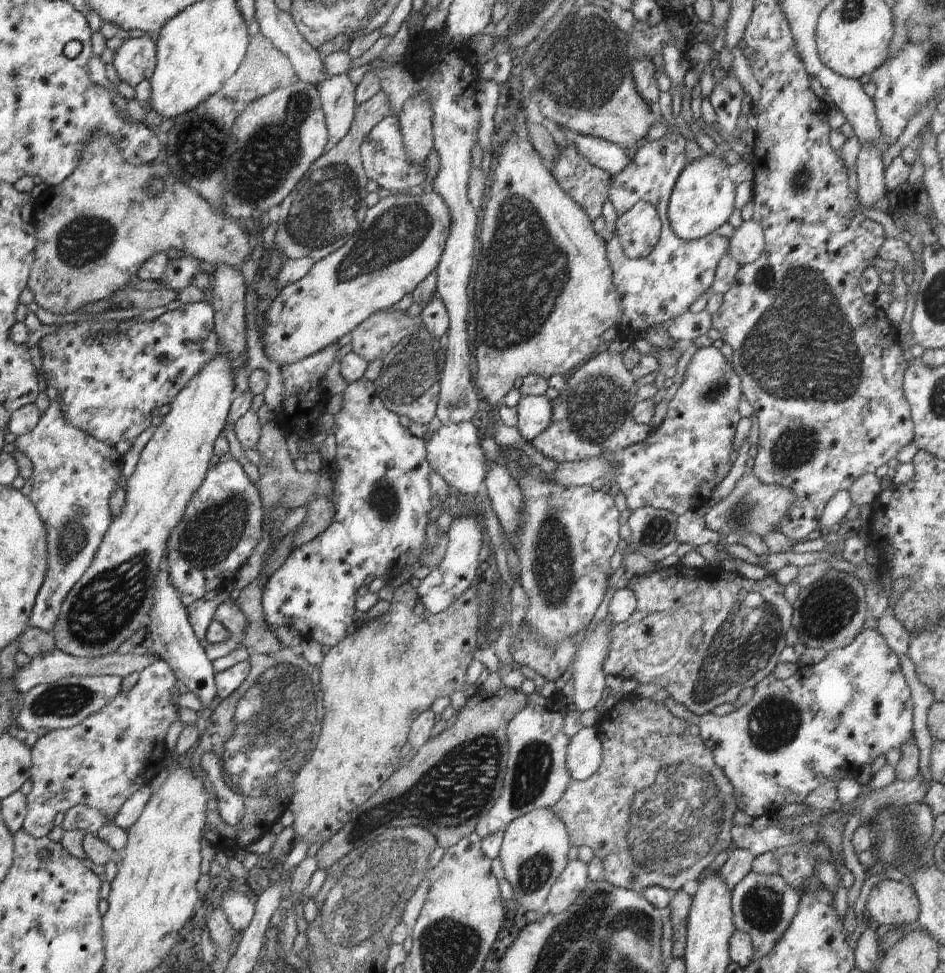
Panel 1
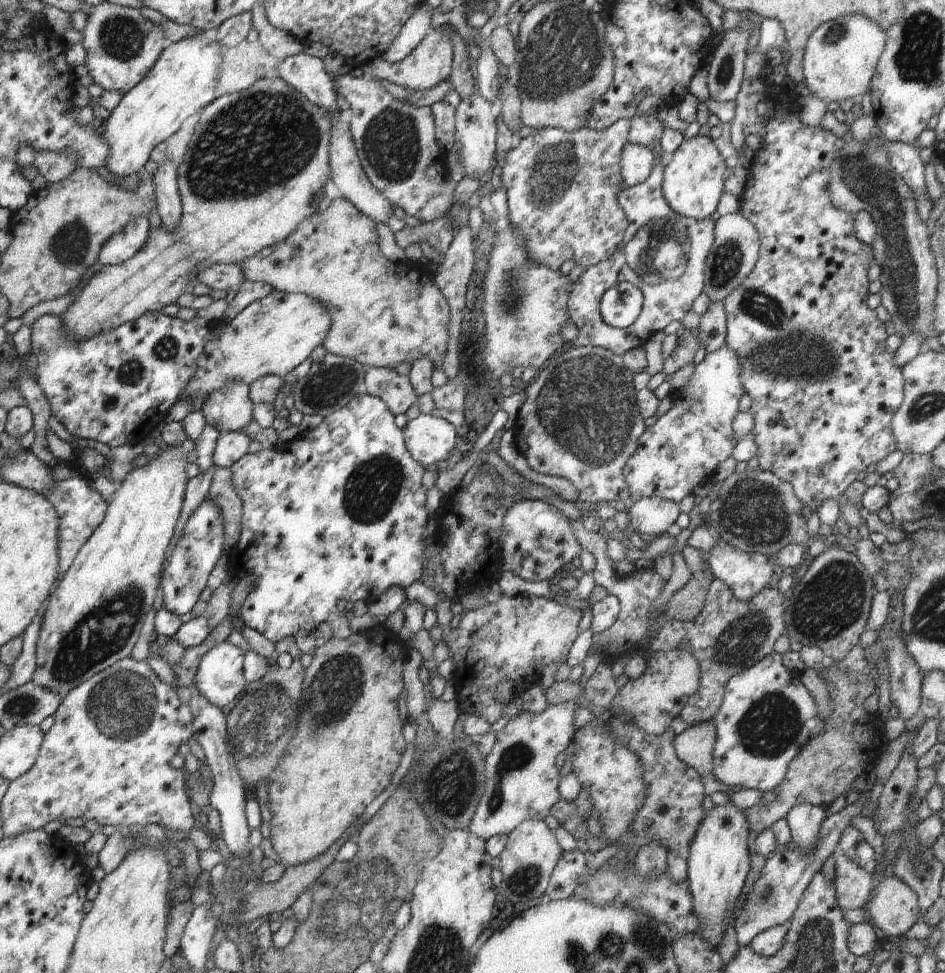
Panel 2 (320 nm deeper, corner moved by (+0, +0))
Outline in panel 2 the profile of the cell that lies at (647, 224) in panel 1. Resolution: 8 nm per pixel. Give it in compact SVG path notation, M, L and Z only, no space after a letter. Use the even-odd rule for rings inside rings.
M618 119L601 131L588 127L575 131L546 127L523 138L516 148L508 151L498 191L506 192L507 224L523 235L523 245L531 263L558 271L566 260L574 260L576 265L588 268L608 260L618 250L629 226L617 194L625 185L620 163L630 127L628 119Z

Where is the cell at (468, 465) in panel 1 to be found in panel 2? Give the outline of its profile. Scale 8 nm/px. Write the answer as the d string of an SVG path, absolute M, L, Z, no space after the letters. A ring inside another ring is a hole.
M420 413L415 419L408 421L402 429L405 445L412 458L416 459L424 468L438 470L443 460L455 449L457 432L456 426L440 417L428 413Z

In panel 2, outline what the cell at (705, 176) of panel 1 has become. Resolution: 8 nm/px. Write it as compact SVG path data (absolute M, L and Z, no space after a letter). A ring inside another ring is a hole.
M697 135L684 139L668 158L663 172L663 193L672 210L683 217L700 220L710 218L716 212L728 174L720 146L710 137Z

